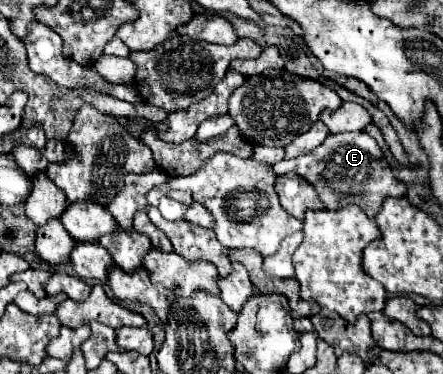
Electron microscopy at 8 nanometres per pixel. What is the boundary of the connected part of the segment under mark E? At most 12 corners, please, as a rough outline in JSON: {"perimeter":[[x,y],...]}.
{"perimeter":[[365,131],[329,135],[275,163],[317,189],[327,209],[375,217],[405,195]]}

